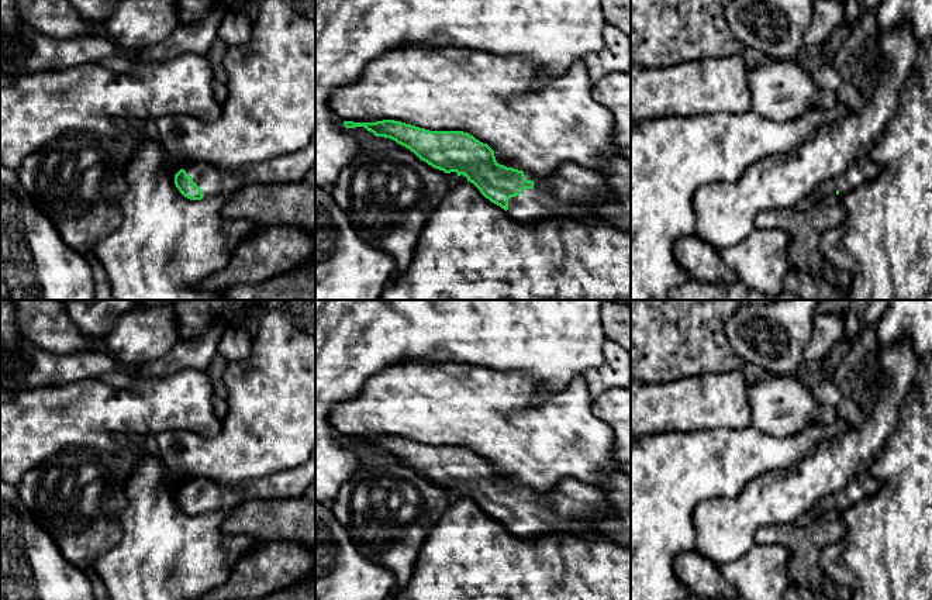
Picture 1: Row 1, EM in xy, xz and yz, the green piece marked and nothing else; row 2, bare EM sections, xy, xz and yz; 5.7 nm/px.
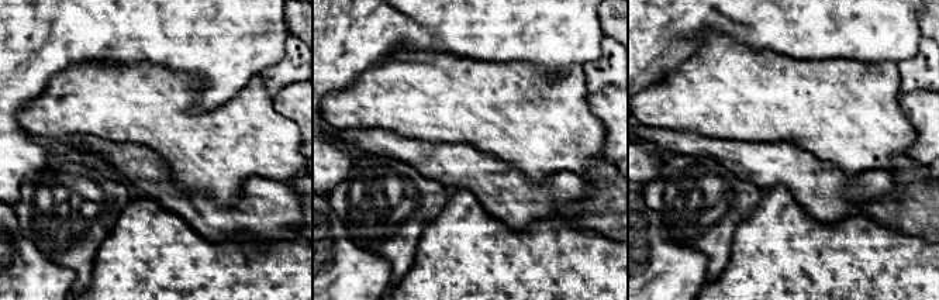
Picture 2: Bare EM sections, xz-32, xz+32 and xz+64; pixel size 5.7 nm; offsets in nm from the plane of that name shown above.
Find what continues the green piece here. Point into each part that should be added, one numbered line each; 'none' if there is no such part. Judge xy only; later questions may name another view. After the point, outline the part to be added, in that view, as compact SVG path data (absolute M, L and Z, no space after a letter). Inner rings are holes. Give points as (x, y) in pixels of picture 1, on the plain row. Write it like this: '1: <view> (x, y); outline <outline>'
1: xy (290, 483); outline M307 463L294 470L279 472L267 477L256 477L234 487L203 477L191 477L184 486L201 504L203 511L217 511L225 506L246 500L270 500L300 497L315 479L315 465Z

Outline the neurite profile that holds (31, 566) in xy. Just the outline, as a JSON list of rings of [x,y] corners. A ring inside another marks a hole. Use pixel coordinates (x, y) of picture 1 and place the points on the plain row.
[[[0,480],[0,600],[94,600],[87,575],[68,562],[32,518],[18,489]]]

